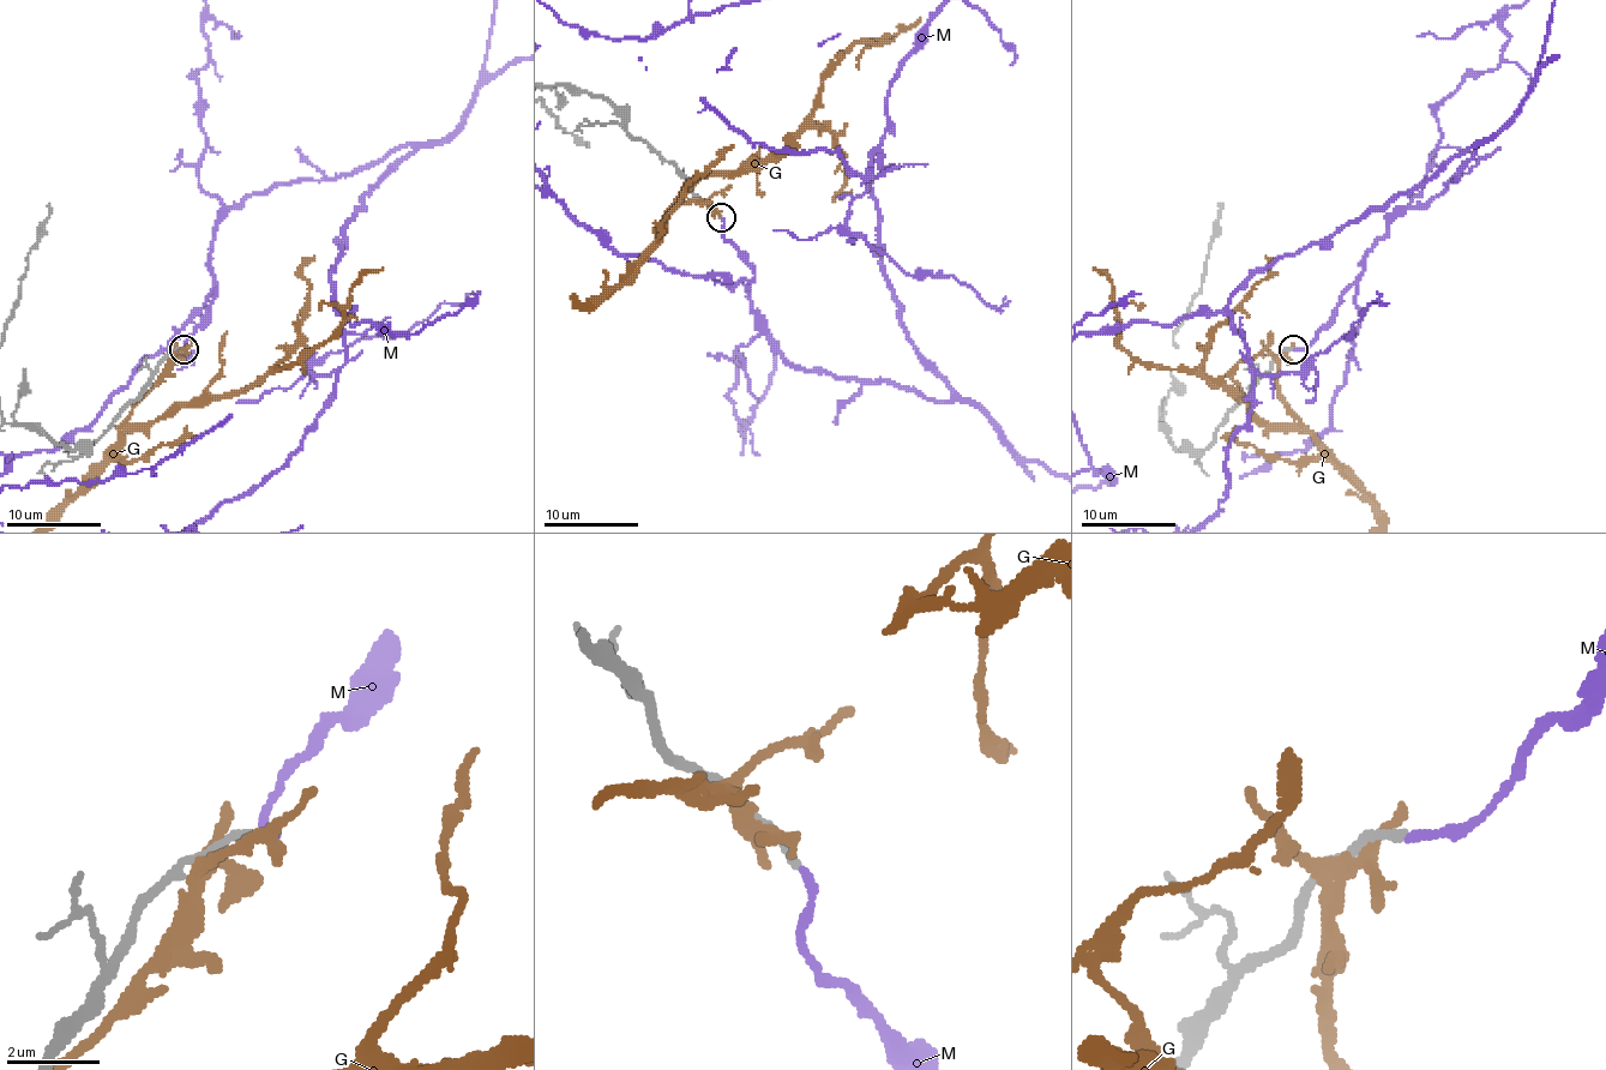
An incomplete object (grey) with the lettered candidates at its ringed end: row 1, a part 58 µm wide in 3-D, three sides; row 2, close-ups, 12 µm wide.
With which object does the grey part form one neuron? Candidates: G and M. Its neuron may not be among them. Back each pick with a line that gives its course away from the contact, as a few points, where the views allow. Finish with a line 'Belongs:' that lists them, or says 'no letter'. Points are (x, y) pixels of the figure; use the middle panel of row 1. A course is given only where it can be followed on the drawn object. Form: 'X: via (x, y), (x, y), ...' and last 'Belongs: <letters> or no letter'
Belongs: M

